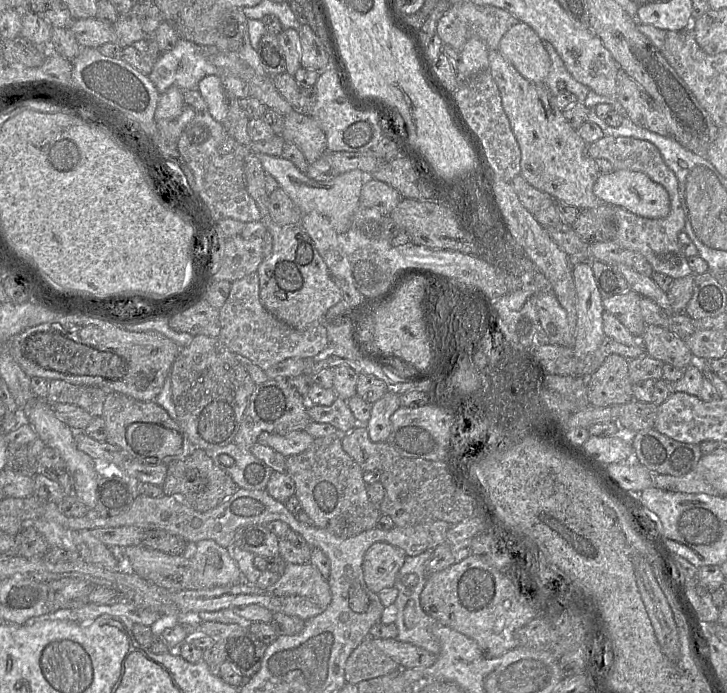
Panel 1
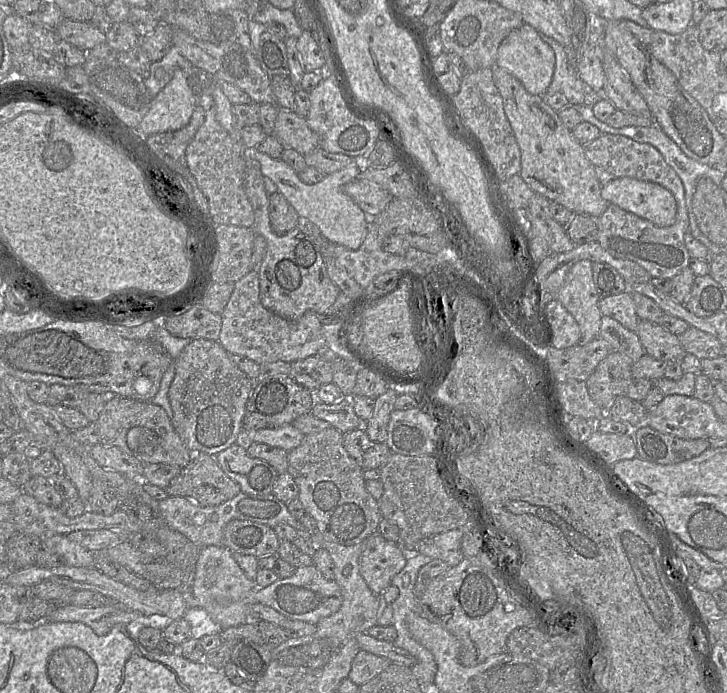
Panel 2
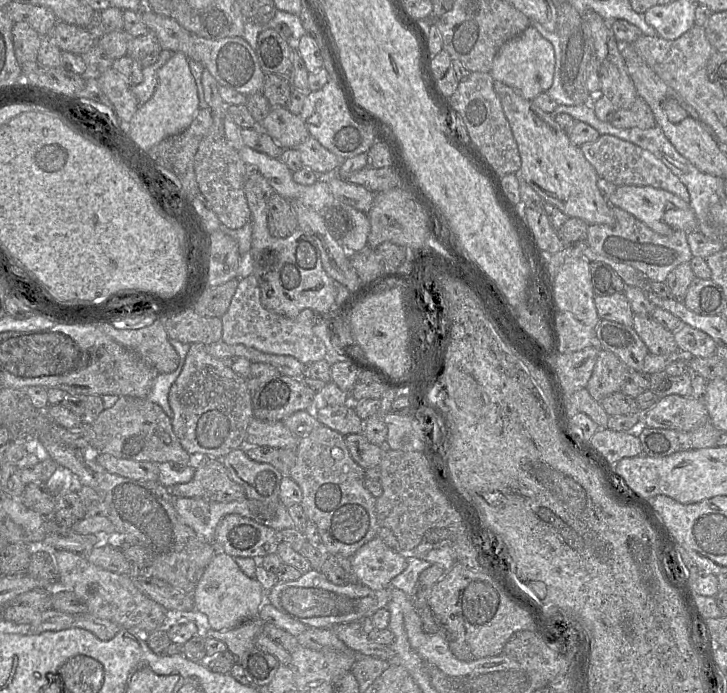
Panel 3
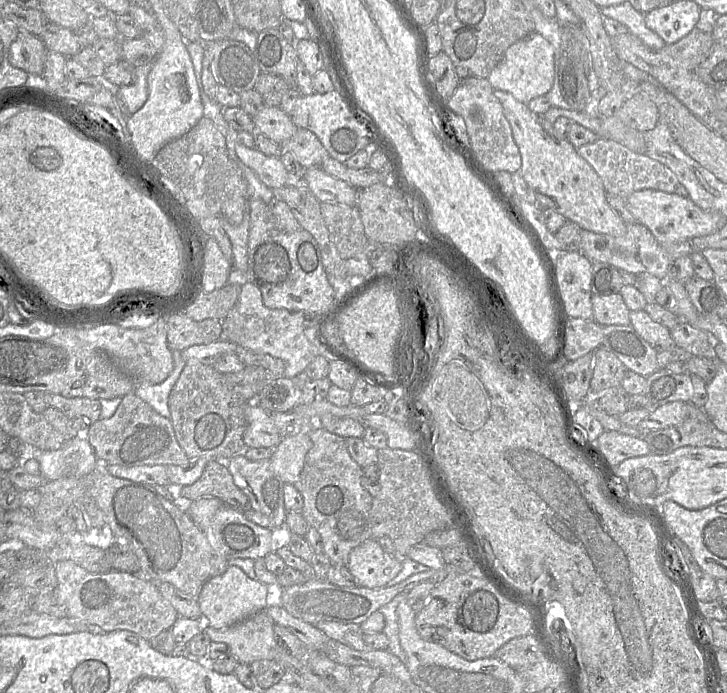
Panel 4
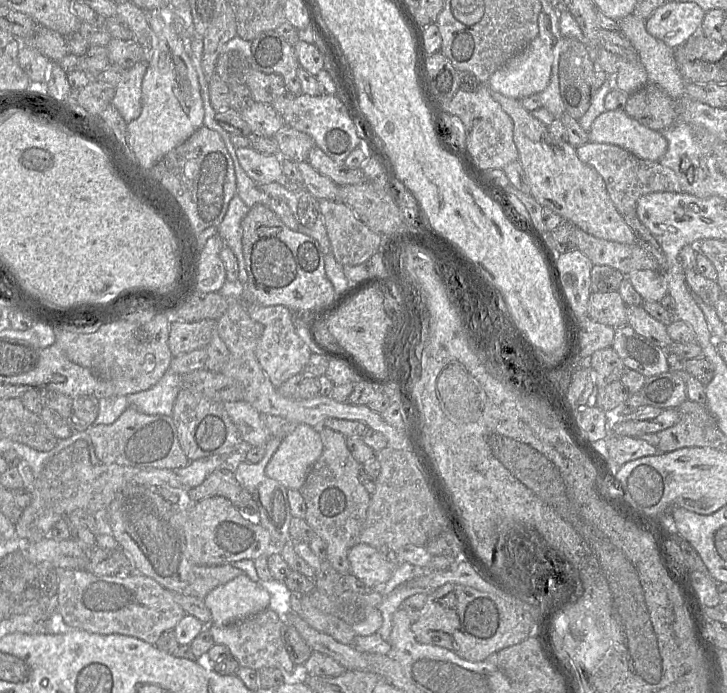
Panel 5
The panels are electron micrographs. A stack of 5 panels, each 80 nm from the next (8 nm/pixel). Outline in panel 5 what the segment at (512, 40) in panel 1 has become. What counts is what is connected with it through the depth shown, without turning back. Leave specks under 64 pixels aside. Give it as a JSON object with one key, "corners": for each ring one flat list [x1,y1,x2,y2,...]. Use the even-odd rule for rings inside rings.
{"corners":[[537,36,521,53,509,59,502,67,496,70,489,78,487,85,491,91,521,100,545,90,550,82,551,71,552,52]]}

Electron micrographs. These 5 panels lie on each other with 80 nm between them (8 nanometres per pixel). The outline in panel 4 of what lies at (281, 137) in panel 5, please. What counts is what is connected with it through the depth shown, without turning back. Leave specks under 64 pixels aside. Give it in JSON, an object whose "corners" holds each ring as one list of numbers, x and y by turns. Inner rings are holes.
{"corners":[[297,128,290,139,284,144,277,145,289,151,305,169,320,167,323,159,329,156,317,137,311,131,303,128]]}

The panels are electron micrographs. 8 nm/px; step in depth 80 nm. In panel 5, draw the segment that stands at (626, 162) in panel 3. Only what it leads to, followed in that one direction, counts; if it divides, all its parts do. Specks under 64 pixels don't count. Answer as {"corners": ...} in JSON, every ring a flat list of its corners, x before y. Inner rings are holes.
{"corners":[[588,142,576,148,581,162,592,167,604,180,608,195,621,216,635,216,638,199,655,192,683,192,679,180,670,168,659,162,640,159,611,144]]}

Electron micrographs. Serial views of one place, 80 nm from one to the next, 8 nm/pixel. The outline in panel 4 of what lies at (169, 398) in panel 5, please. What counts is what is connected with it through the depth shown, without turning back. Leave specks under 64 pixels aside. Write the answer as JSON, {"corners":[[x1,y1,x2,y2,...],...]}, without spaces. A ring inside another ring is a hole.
{"corners":[[172,350,174,368,172,373,161,383,136,382,134,394,148,403,160,415,171,420,168,399,171,390,176,384,185,367,182,351]]}

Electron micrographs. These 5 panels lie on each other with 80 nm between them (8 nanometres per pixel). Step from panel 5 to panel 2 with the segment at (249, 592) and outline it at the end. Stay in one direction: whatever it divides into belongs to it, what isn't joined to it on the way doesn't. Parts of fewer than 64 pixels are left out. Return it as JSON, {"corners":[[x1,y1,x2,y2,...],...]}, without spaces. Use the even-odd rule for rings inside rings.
{"corners":[[219,546,200,548,191,593,196,607,204,609,222,630,251,621,250,607,253,604,244,603,243,599,246,599,246,593,256,587,255,581,246,577,229,549]]}

